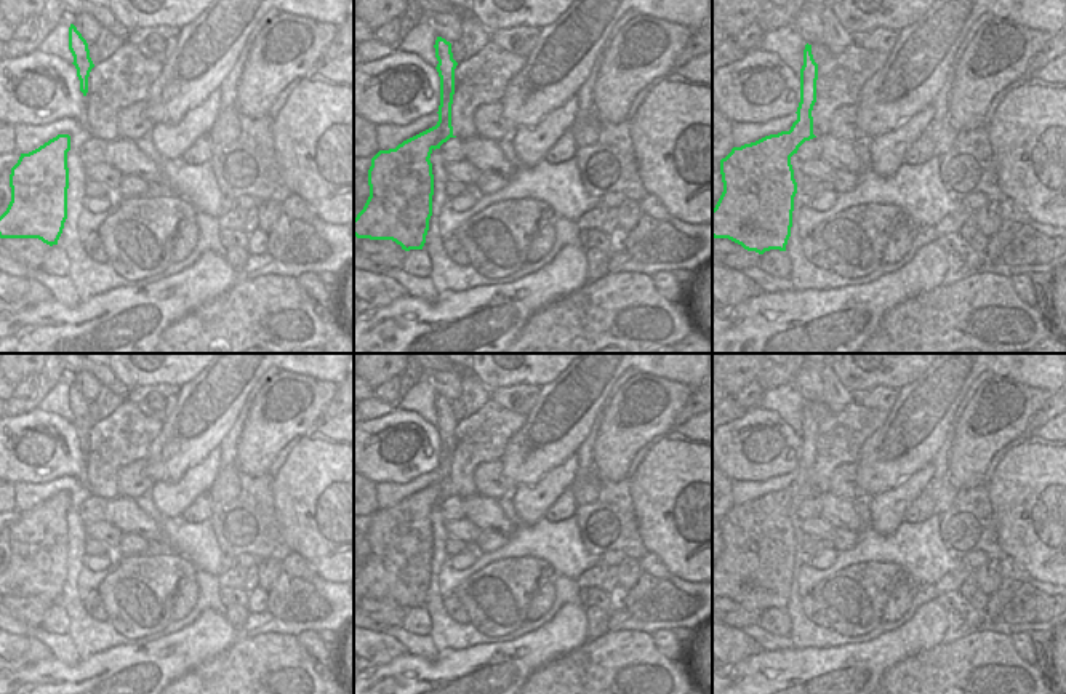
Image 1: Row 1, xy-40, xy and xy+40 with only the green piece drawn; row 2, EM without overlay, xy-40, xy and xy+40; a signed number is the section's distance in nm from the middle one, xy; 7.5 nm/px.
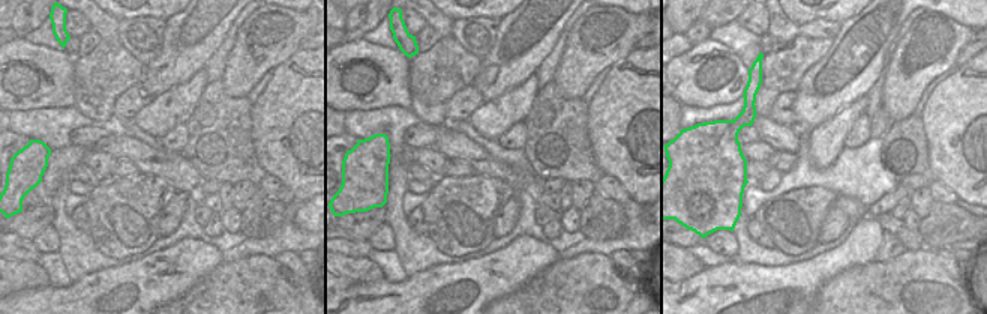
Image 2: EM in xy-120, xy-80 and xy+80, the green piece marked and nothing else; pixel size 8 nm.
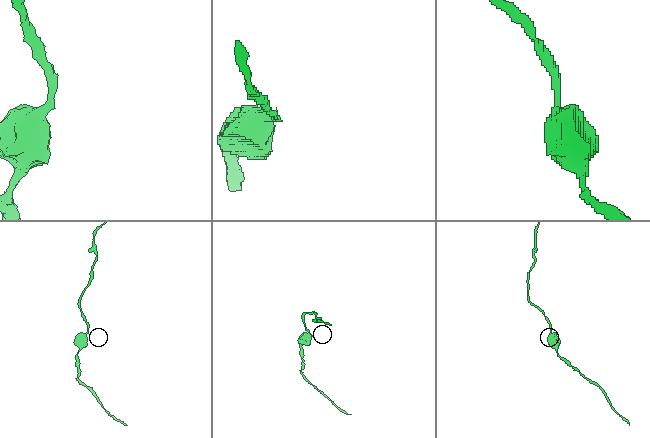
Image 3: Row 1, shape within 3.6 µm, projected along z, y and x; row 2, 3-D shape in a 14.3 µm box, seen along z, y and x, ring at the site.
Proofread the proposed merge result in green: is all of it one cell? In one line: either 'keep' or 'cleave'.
keep

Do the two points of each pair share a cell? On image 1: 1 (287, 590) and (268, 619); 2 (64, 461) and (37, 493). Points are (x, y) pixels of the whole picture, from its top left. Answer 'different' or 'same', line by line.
1: different
2: different

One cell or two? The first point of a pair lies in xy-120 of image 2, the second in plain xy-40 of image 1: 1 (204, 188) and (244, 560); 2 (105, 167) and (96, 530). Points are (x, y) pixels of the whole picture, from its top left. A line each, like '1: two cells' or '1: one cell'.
1: one cell
2: one cell

